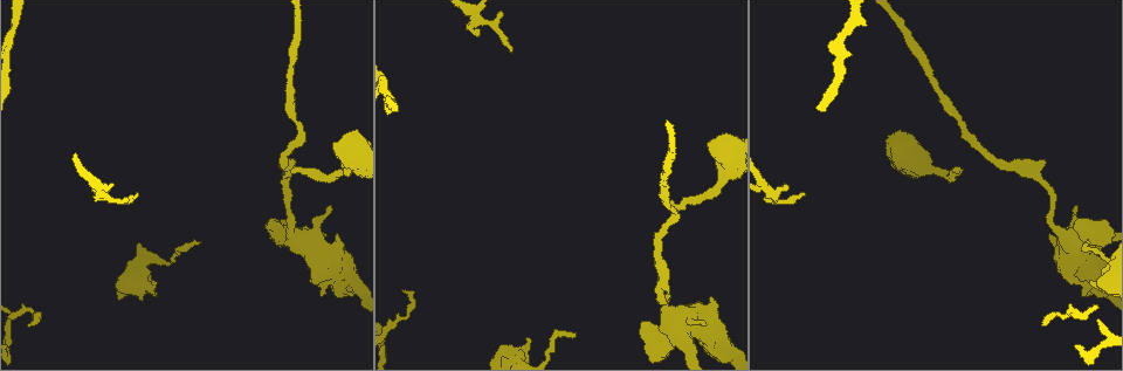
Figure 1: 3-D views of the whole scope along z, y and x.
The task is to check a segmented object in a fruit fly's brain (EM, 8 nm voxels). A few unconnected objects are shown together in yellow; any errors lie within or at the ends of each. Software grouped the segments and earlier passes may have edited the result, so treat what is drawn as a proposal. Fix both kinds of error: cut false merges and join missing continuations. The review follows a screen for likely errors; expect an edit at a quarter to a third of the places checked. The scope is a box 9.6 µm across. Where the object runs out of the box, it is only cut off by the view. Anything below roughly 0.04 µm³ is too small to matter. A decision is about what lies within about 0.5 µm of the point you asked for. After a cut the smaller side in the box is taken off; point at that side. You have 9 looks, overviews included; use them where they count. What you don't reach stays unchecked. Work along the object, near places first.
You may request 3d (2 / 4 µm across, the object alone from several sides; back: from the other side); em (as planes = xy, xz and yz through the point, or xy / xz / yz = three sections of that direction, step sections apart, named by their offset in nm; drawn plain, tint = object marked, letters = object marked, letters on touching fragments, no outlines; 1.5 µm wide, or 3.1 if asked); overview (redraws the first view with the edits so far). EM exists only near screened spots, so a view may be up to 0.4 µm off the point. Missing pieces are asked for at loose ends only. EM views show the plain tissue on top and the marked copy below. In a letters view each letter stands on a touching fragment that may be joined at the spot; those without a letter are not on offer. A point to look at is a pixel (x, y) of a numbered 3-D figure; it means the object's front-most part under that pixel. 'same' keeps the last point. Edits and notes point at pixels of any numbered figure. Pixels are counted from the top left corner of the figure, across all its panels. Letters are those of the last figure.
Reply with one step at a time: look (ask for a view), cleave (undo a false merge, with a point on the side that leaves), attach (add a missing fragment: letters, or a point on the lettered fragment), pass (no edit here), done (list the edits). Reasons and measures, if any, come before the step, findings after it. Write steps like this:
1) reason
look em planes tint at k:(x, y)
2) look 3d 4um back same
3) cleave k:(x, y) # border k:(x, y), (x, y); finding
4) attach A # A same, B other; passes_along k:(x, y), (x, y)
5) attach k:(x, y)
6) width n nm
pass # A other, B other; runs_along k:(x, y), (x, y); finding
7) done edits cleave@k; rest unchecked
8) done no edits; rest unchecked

an open end
look 3d 4um at 1:(1045, 162)

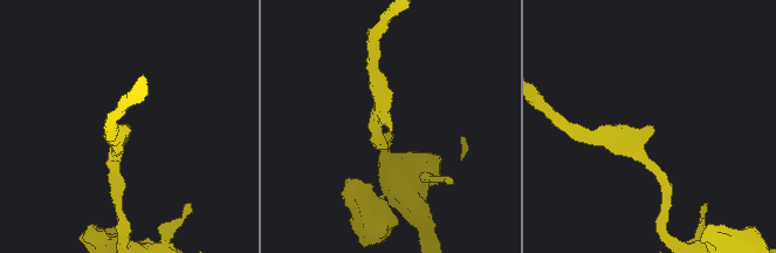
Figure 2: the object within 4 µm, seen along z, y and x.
arm_widths 180, 260 nm
look em yz step 8 letters at 2:(392, 129)

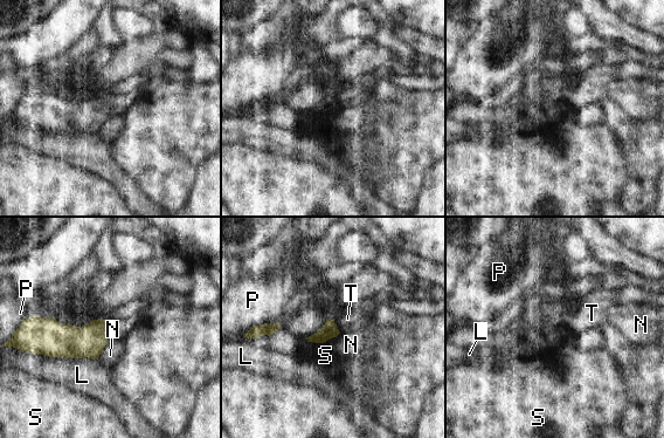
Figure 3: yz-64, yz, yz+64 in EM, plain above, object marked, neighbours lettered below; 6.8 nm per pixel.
look em planes letters same

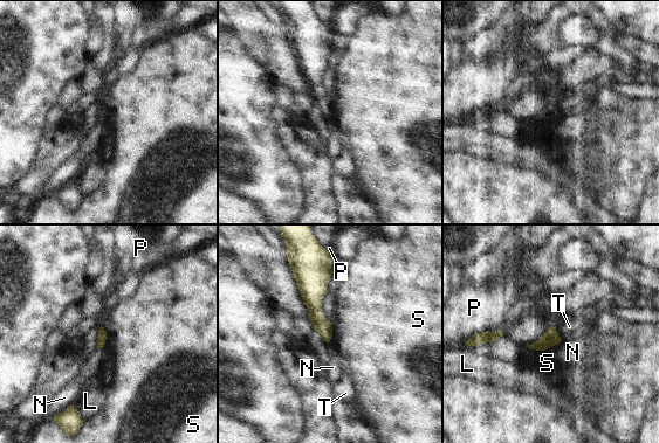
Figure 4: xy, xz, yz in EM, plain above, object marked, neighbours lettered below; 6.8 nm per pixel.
pass # L other, N other, P other, S other, T other; border 4:(561, 340), (544, 350), (527, 346); no lettered fragment goes on from it

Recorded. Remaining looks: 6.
an open end
look 3d 4um at 1:(953, 168)

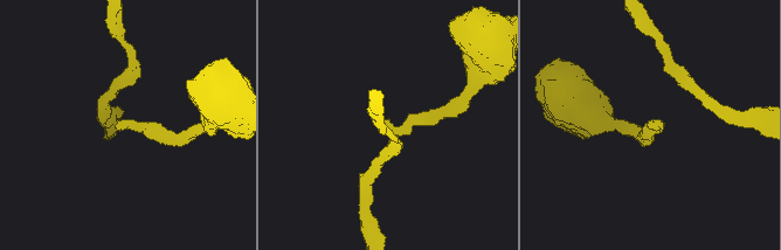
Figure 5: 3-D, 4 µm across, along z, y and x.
now the EM
look em planes letters at 5:(650, 125)

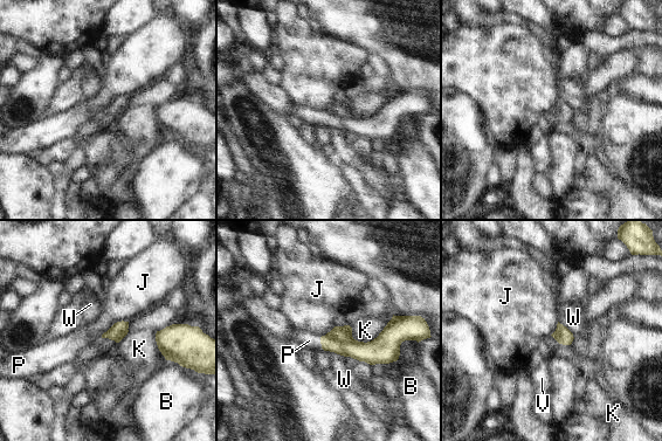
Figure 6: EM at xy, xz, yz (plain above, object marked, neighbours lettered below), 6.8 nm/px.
attach P # B other, J other, K other, P same, V other, W other; the neuron continues

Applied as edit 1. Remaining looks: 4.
redraw
look overview

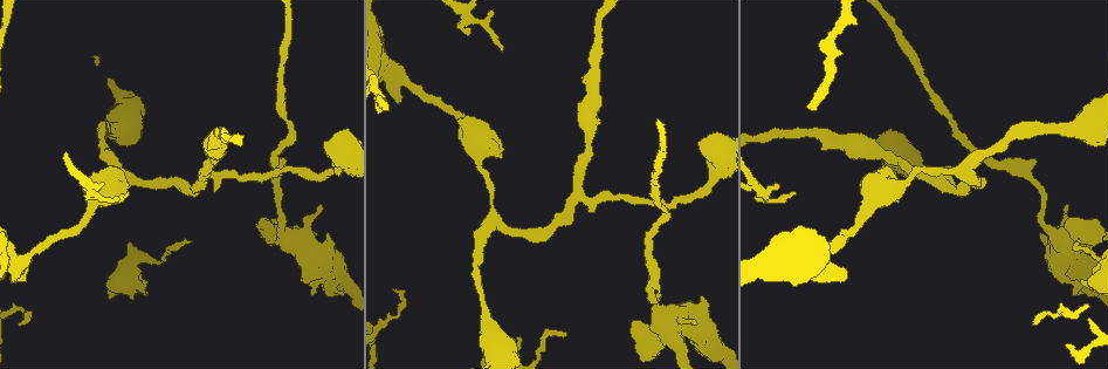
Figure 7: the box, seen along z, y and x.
thick end
look em planes letters at 7:(120, 170)

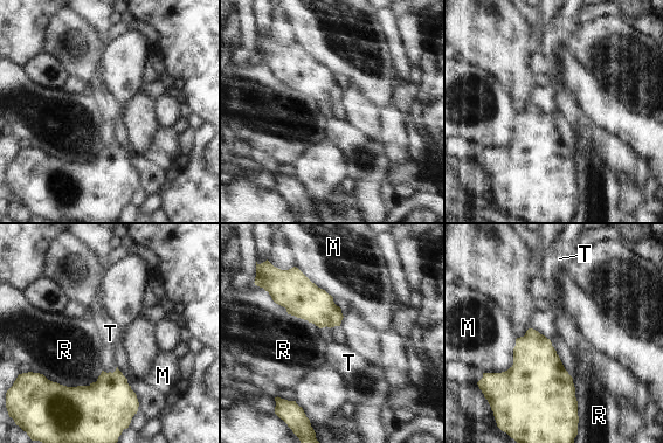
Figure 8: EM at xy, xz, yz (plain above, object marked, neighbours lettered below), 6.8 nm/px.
longest_contact R 400 nm
pass # M other, R other, T other; border 8:(517, 338), (513, 362), (483, 373); none of them fits

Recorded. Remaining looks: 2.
branch stops here
look em planes letters at 7:(1080, 280)

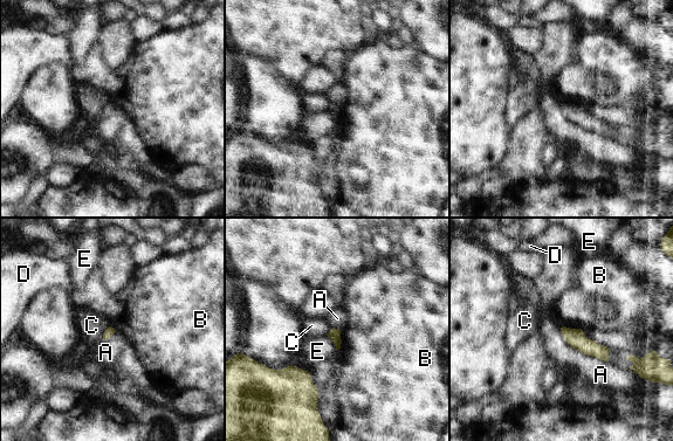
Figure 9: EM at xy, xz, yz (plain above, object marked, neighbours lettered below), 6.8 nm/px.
pass # A other, B other, C other, D other, E other; border 9:(560, 328), (572, 348), (608, 362); none of them fits

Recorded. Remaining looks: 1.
done edits attach@6; rest unchecked

